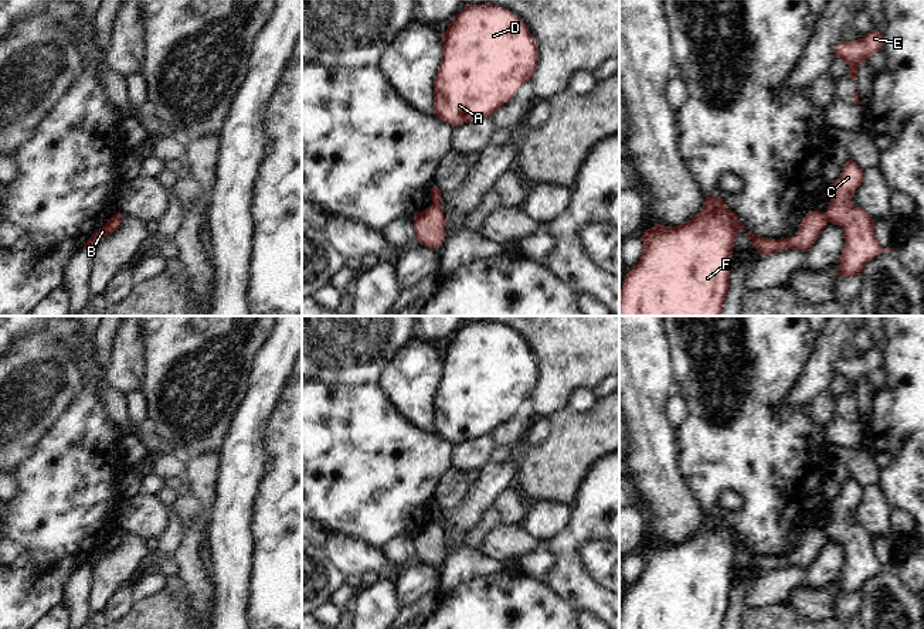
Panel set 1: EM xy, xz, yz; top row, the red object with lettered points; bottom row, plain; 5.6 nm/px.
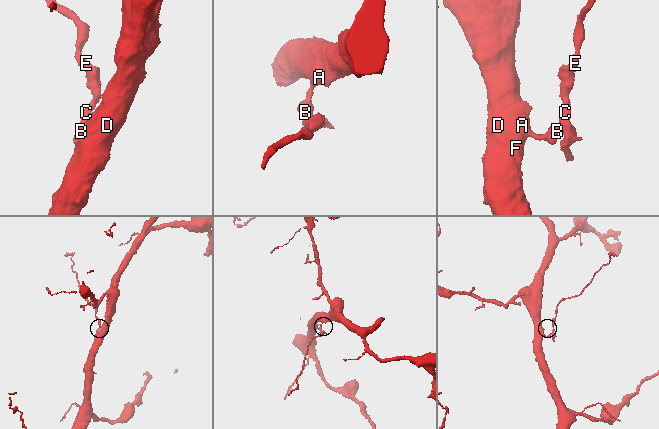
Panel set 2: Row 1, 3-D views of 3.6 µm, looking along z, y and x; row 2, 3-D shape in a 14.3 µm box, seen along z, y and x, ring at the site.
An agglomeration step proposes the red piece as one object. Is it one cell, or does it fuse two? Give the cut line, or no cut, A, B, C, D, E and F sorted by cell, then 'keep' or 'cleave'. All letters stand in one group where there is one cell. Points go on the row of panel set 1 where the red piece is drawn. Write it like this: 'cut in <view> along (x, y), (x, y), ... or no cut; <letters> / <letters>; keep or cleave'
cut in yz along (822, 213), (828, 221); A B D F / C E; cleave

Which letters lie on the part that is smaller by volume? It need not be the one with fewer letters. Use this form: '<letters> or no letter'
C, E

